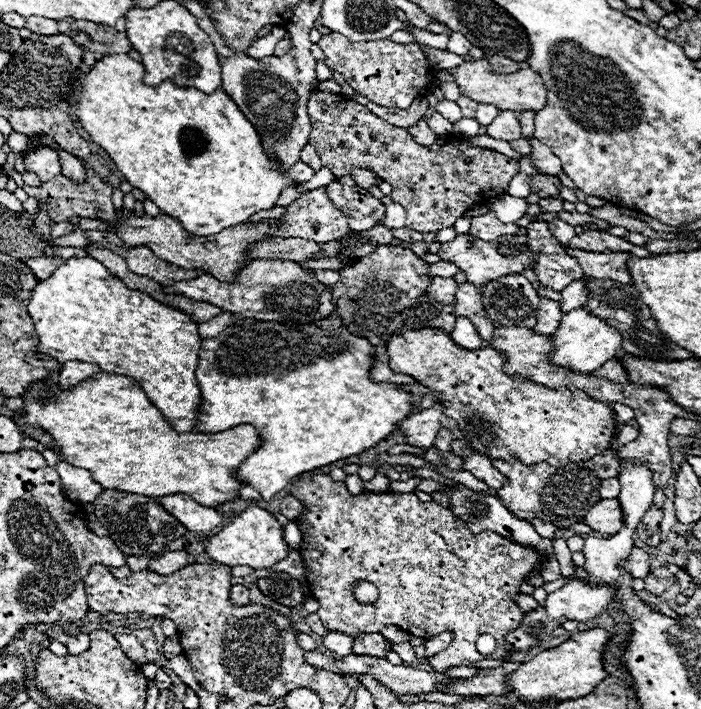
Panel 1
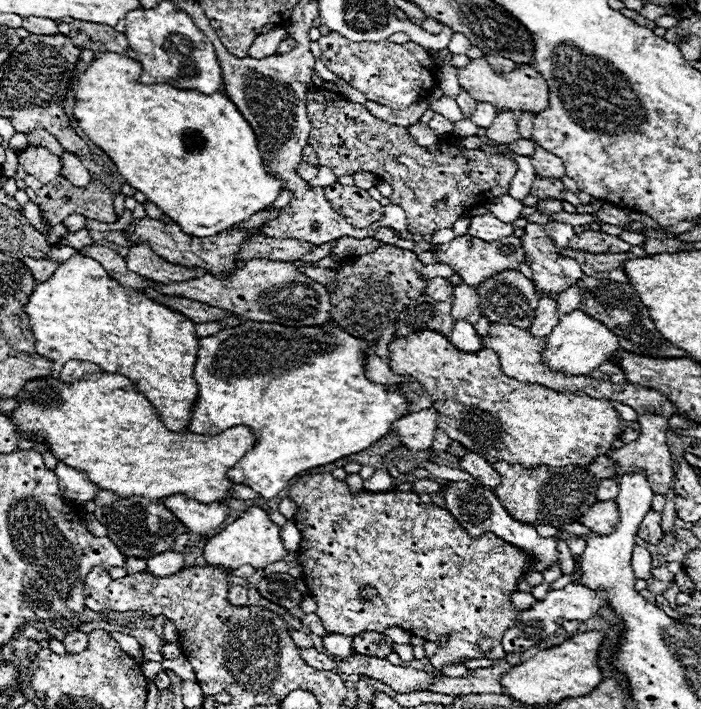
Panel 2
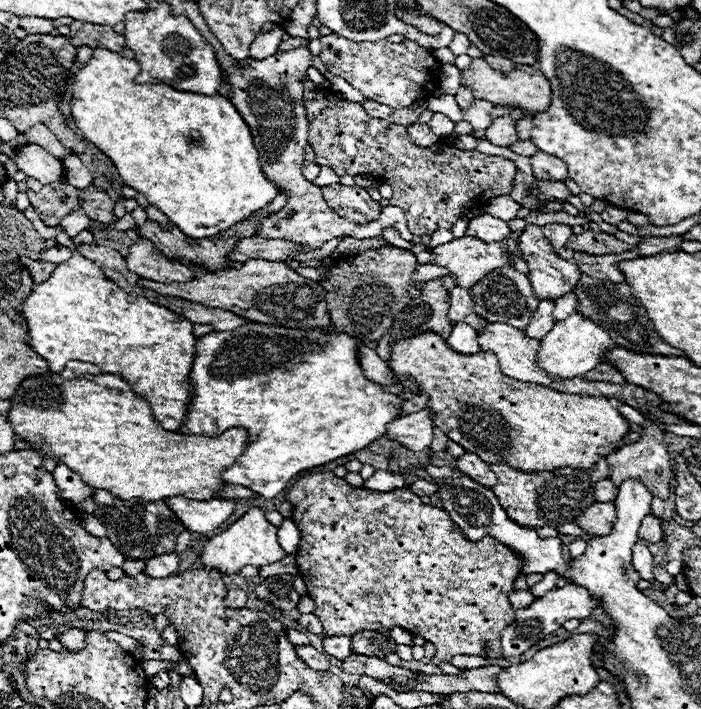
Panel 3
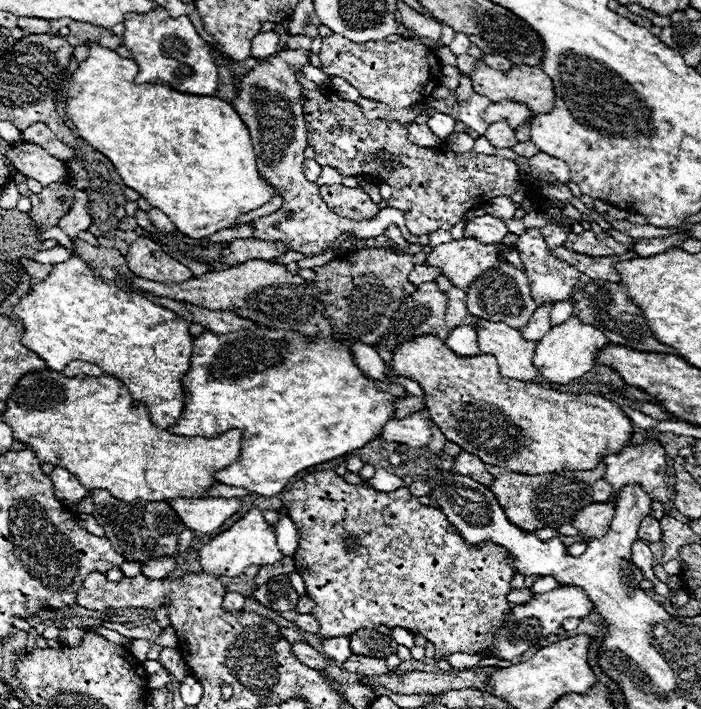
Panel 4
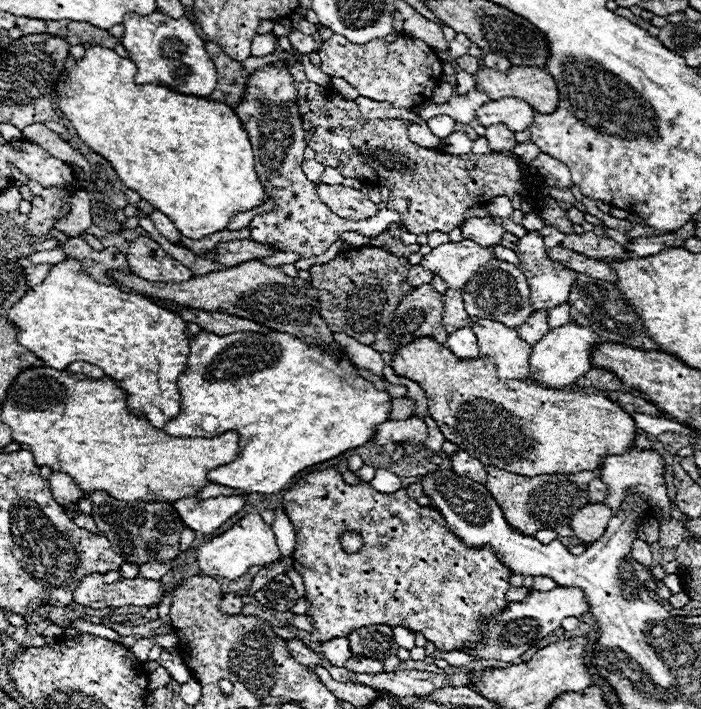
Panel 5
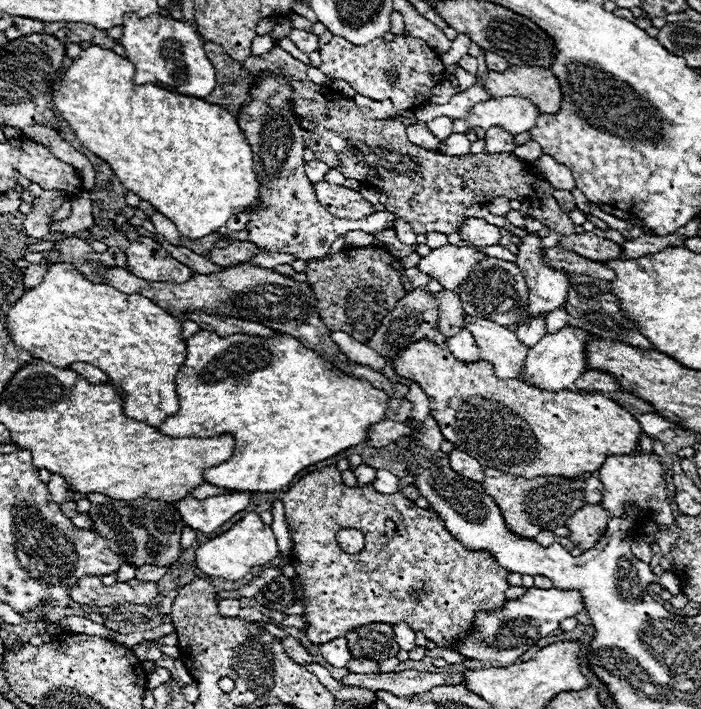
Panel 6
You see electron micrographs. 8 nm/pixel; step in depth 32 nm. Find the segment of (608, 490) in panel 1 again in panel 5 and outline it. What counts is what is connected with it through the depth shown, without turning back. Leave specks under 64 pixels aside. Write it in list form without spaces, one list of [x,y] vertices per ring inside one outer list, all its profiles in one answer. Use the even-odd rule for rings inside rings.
[[[594,478],[590,484],[588,484],[588,500],[592,504],[598,504],[598,502],[604,502],[604,496],[606,496],[606,484],[600,480],[600,478]]]

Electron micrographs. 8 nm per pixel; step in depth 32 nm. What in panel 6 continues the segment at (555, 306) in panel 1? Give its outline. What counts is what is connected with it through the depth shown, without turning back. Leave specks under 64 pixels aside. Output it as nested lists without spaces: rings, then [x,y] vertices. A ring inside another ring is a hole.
[[[534,318],[532,322],[526,322],[526,324],[522,324],[522,326],[516,328],[518,340],[524,346],[528,346],[528,348],[532,348],[534,344],[538,344],[540,338],[544,338],[544,334],[546,334],[544,332],[544,318]]]

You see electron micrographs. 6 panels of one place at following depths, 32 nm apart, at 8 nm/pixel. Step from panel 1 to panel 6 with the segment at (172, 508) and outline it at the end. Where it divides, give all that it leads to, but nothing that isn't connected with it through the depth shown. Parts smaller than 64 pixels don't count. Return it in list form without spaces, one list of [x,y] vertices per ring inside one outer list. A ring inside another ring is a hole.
[[[234,492],[222,496],[208,496],[204,500],[198,498],[182,498],[176,502],[186,526],[200,530],[204,534],[214,532],[218,526],[228,522],[234,514],[246,508],[252,502],[252,492]]]

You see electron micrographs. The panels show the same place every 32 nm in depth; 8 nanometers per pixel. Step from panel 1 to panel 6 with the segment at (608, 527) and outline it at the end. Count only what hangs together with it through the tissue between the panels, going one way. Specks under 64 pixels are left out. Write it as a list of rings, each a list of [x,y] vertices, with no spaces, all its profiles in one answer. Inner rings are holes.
[[[584,506],[580,510],[576,510],[576,514],[572,514],[566,522],[568,528],[568,540],[580,548],[582,552],[594,548],[596,540],[600,540],[600,536],[606,530],[606,522],[608,522],[608,514],[606,510],[602,510],[602,506]]]

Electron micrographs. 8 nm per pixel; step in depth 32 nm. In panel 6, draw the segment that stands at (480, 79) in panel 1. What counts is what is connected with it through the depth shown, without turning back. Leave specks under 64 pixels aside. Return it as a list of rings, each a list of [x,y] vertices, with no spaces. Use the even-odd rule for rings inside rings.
[[[510,66],[506,72],[488,72],[486,90],[490,98],[524,96],[536,102],[544,114],[556,114],[562,106],[562,88],[548,68]]]

